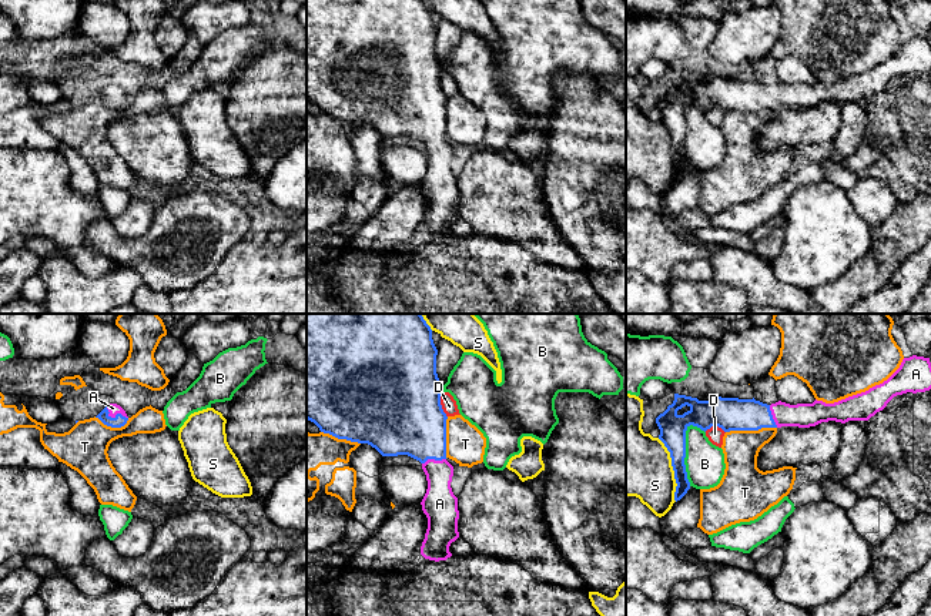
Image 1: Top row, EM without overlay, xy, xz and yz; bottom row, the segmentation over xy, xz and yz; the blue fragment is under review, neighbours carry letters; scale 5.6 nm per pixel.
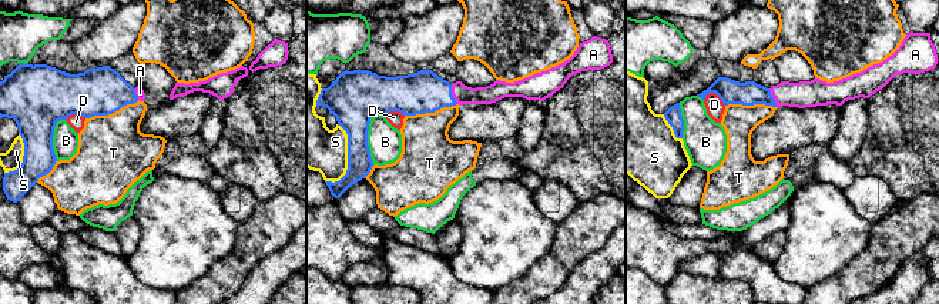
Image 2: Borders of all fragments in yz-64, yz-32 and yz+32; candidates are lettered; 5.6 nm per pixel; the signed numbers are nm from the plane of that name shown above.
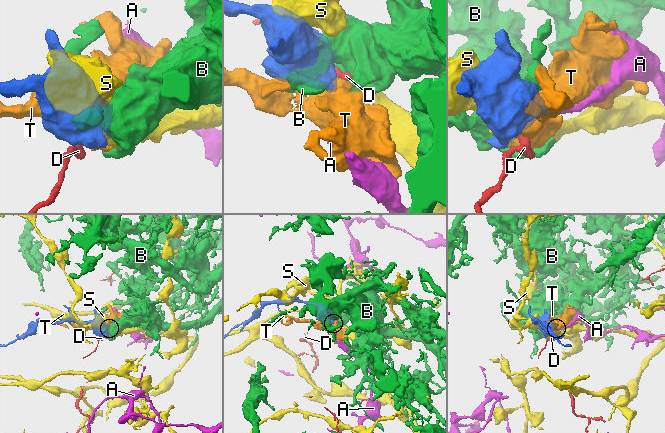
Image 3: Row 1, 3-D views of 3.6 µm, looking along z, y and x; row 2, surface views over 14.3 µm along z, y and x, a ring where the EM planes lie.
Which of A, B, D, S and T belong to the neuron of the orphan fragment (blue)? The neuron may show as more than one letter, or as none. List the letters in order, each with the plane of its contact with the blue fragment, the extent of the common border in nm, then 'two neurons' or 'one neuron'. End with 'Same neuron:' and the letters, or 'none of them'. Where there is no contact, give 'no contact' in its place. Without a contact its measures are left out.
A: xy | 140 nm | one neuron
B: yz | 360 nm | two neurons
D: xz | 150 nm | two neurons
S: yz | 380 nm | two neurons
T: yz | 280 nm | two neurons
Same neuron: A

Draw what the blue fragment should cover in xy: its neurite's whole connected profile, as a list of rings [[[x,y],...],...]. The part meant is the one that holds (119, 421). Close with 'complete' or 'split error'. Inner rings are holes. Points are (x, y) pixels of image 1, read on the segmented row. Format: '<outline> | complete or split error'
[[[117,404],[107,405],[96,418],[111,428],[121,428],[128,421],[125,411]]] | split error

